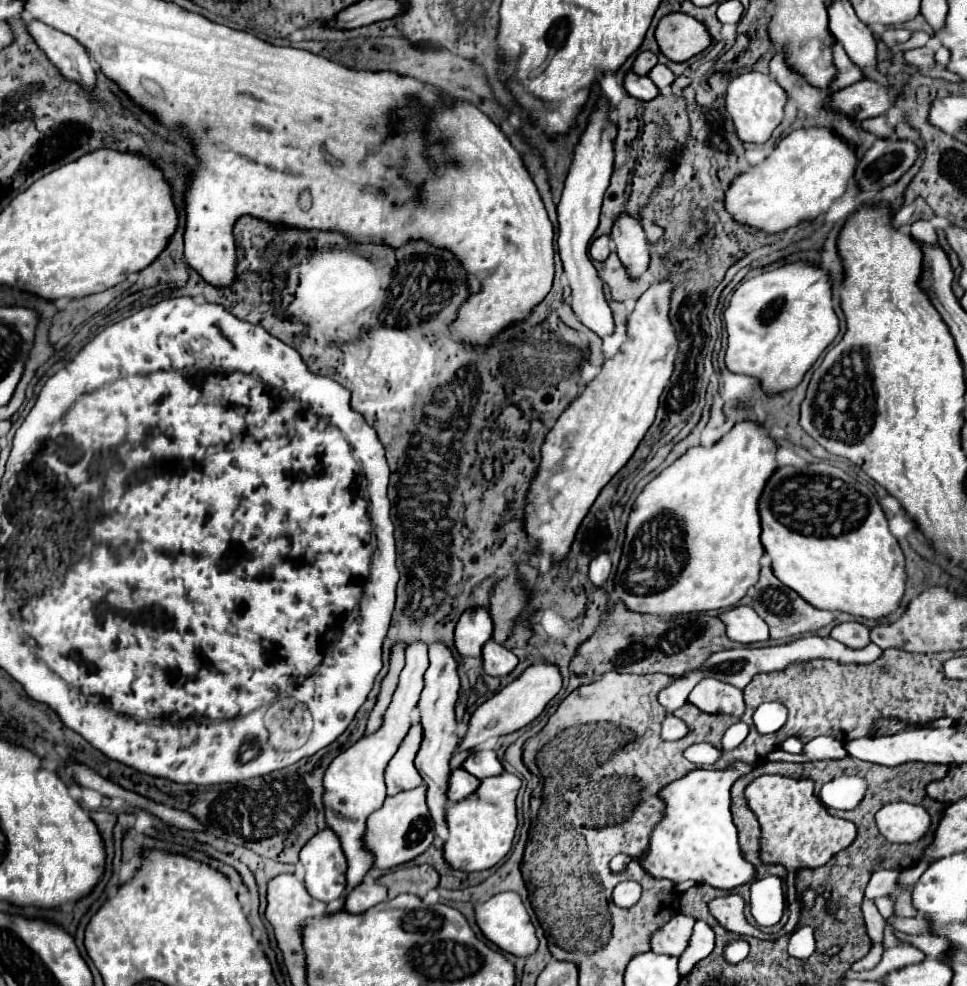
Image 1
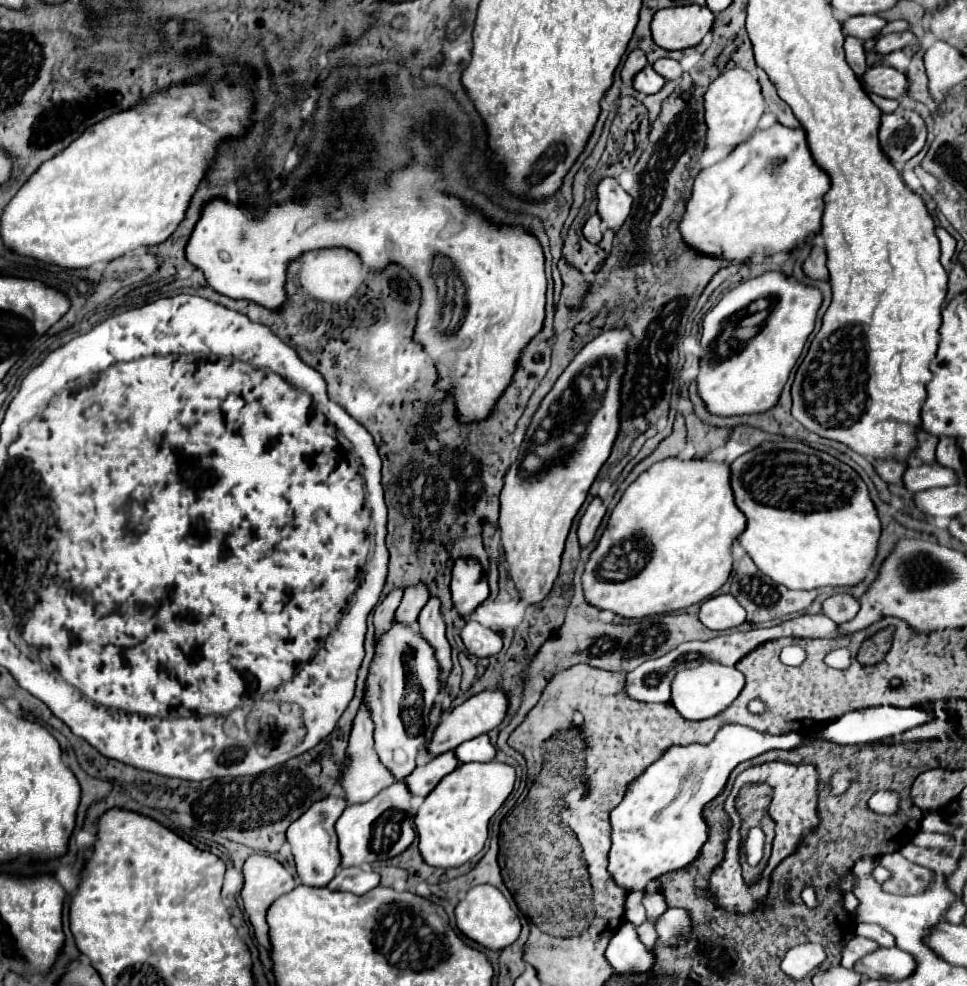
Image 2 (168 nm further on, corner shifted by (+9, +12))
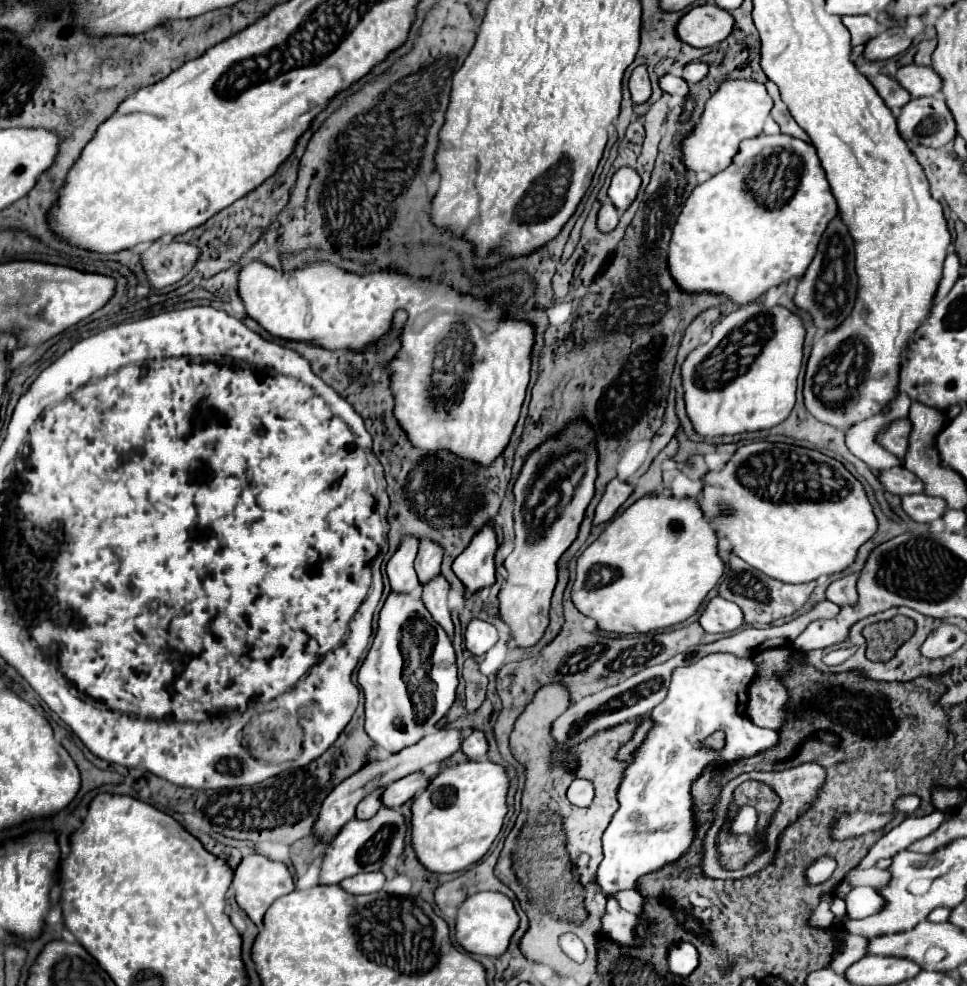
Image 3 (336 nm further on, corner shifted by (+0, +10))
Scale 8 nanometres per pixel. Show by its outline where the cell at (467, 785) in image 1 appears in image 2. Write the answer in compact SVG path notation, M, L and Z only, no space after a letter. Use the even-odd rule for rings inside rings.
M445 752L441 756L431 758L427 764L419 764L409 778L405 778L407 790L413 796L427 796L443 776L457 768L457 758L453 752Z

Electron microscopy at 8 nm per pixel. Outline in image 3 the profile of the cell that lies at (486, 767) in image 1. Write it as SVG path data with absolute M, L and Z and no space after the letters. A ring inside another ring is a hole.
M474 730L470 736L466 736L464 742L462 742L462 752L464 752L470 760L486 758L486 756L488 756L488 740L486 740L484 732Z

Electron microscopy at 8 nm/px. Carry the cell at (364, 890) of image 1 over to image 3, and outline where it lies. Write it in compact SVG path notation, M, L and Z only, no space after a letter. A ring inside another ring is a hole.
M368 872L368 874L356 874L352 878L346 878L340 882L340 886L350 894L372 894L382 890L386 878L382 872Z

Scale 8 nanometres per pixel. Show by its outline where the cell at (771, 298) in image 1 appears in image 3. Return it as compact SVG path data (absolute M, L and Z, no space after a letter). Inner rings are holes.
M760 300L740 306L738 310L722 316L712 326L712 338L698 346L686 362L682 364L684 378L684 400L688 416L702 436L722 436L722 434L740 434L772 428L784 422L796 402L796 378L802 368L804 358L804 338L806 328L802 318L796 312L790 312L784 306L776 306L776 316L766 312ZM704 384L712 384L710 390Z

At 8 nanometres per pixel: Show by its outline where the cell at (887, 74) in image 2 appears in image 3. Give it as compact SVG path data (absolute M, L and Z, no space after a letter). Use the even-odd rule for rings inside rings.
M916 64L902 66L894 78L912 98L934 96L940 92L938 74L932 68L924 68L924 66L916 66Z

